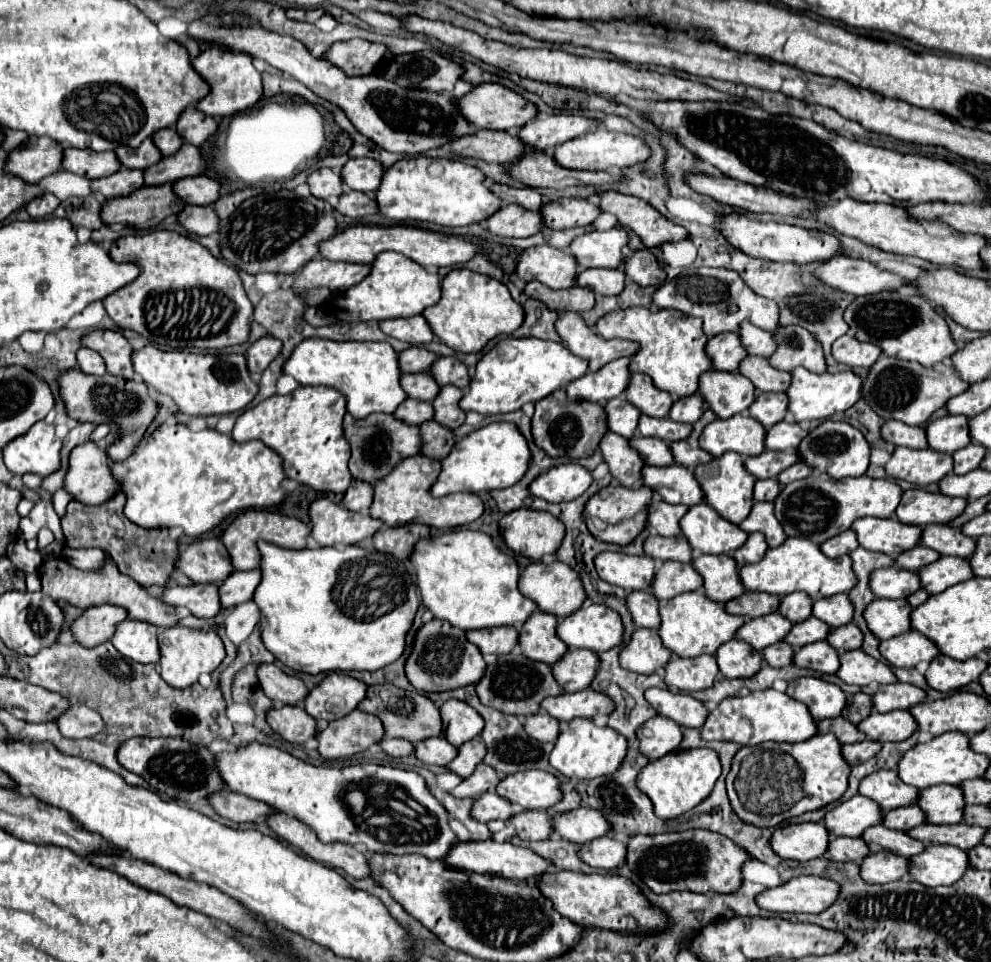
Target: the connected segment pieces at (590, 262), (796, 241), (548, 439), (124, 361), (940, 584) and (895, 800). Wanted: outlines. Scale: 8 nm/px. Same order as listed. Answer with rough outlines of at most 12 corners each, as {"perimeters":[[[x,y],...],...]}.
{"perimeters":[[[594,230],[572,240],[580,266],[620,268],[628,234]],[[746,214],[718,216],[748,256],[820,262],[840,254],[832,234]],[[564,390],[536,402],[532,436],[552,458],[590,456],[608,432],[602,404]],[[94,330],[82,346],[104,358],[108,374],[134,376],[132,346],[118,330]],[[938,558],[916,572],[928,594],[970,580],[968,560]],[[876,770],[860,782],[858,792],[884,812],[918,798],[896,770]]]}

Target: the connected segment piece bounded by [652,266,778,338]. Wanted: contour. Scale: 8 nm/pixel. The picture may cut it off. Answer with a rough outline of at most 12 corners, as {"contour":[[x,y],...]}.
{"contour":[[694,268],[654,292],[652,310],[702,318],[708,338],[744,320],[768,332],[778,306],[734,270]]}

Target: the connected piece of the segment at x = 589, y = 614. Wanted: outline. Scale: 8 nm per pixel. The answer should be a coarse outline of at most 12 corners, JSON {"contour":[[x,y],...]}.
{"contour":[[590,604],[558,622],[568,648],[596,654],[622,642],[622,620]]}

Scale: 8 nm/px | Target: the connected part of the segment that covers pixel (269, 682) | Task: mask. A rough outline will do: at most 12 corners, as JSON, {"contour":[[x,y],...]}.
{"contour":[[274,664],[258,666],[258,684],[274,706],[308,694],[300,678]]}

